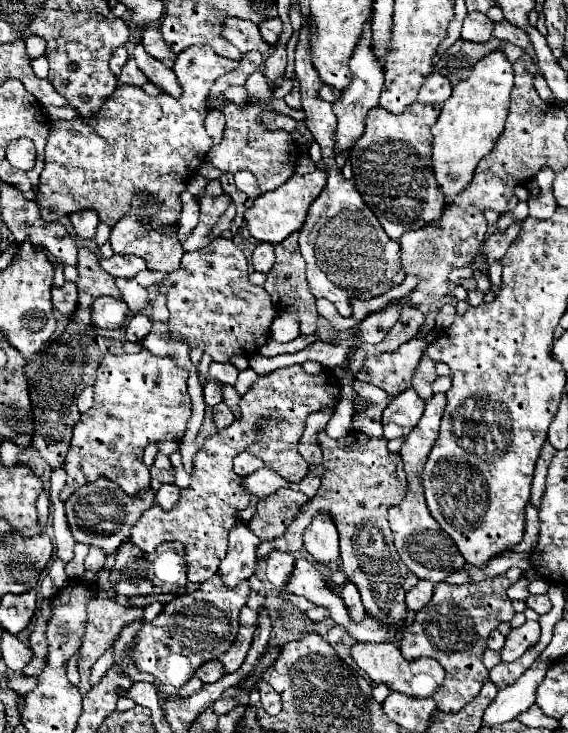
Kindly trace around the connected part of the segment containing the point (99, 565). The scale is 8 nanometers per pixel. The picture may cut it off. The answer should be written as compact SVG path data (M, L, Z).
M90 548L86 560L84 560L84 568L90 572L100 572L106 564L106 552L102 552L100 548Z

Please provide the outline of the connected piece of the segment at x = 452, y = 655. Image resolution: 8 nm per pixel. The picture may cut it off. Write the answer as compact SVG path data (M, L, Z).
M510 568L502 576L486 578L480 584L450 586L440 582L434 588L430 602L416 612L412 628L406 628L400 640L400 652L406 660L418 660L422 656L434 658L446 670L444 684L432 696L438 708L446 714L460 712L466 704L474 700L484 682L488 680L488 668L482 664L482 654L486 650L488 634L500 624L510 622L514 616L512 600L508 600L506 590L522 576L520 568Z

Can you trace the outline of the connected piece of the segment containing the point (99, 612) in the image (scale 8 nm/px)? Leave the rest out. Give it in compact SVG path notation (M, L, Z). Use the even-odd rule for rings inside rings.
M90 600L84 644L78 652L80 674L90 674L94 662L112 646L124 624L142 618L142 608L124 608L114 600Z

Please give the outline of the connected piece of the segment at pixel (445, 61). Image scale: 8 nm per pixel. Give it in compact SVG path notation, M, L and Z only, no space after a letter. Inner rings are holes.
M456 40L438 60L436 70L446 76L452 86L456 86L462 78L462 72L468 72L480 58L488 56L492 50L502 50L511 63L518 60L518 56L524 54L524 50L520 50L518 46L514 46L502 40L488 40L486 44L476 44L476 42L468 42L468 40Z

